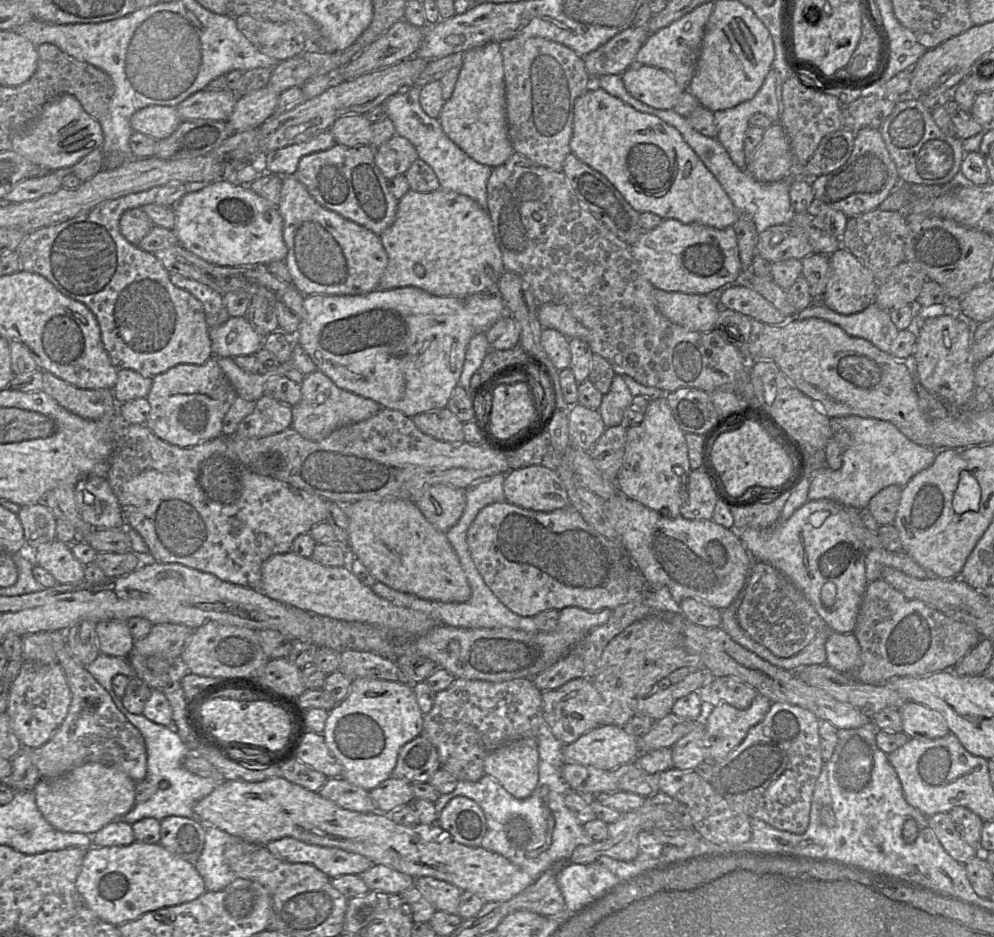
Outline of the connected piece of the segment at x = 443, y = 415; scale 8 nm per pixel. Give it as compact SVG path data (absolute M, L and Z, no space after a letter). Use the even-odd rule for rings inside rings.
M447 407L420 413L411 419L421 432L435 439L448 443L461 443L464 441L464 423Z

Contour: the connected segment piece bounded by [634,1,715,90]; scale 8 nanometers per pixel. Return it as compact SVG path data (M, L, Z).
M707 1L668 26L650 34L635 56L636 65L648 65L668 72L677 85L684 90L695 73L704 28L715 1Z

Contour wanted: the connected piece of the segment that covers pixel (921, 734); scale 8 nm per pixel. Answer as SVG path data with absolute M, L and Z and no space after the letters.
M906 701L898 710L910 739L936 739L950 732L943 716L925 705Z

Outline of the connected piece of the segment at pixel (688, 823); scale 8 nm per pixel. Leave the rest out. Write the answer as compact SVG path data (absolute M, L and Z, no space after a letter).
M658 792L645 798L641 807L633 811L623 813L614 823L607 824L608 834L605 840L594 842L591 845L580 845L575 848L570 857L571 863L590 864L600 856L607 856L619 861L631 861L639 855L638 834L643 830L653 828L663 830L691 829L693 822L688 808L678 800L667 794Z

